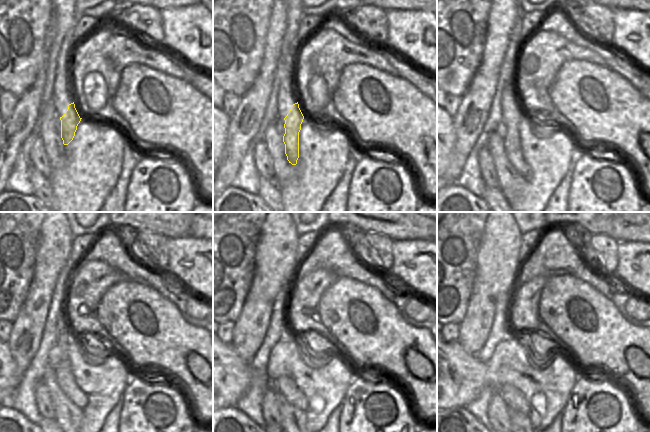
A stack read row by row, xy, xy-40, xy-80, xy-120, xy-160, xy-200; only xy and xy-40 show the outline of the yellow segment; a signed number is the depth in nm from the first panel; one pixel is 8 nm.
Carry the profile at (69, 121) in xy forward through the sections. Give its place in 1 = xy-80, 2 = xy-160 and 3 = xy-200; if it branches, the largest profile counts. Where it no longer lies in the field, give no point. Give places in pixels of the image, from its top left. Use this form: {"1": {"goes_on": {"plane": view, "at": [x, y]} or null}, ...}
{"1": {"goes_on": {"plane": "xy-80", "at": [512, 141]}}, "2": {"goes_on": {"plane": "xy-160", "at": [285, 387]}}, "3": {"goes_on": {"plane": "xy-200", "at": [515, 400]}}}

